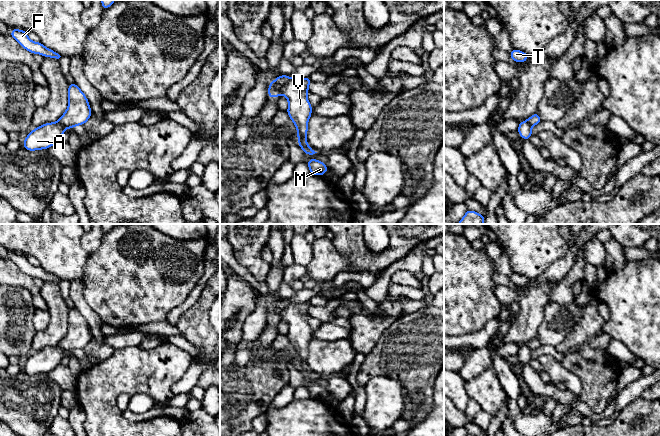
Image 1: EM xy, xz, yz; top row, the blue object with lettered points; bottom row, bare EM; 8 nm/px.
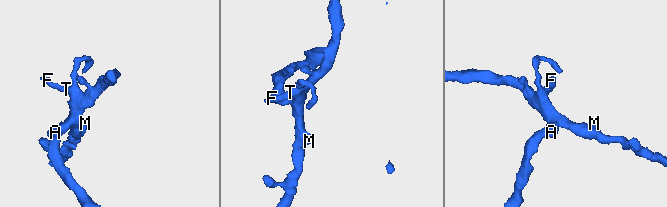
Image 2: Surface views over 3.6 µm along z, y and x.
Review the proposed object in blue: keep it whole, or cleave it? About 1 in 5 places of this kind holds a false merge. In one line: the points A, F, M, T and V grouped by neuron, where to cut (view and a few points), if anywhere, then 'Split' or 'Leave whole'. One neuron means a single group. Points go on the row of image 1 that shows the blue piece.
Groups: A / F M T V. Split along xz (289, 76), (289, 79), (280, 88), (280, 93). Split

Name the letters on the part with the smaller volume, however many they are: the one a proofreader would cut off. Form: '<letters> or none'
A

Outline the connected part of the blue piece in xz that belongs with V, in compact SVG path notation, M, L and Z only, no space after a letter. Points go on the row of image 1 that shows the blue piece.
M291 78L280 88L280 93L288 100L287 114L297 128L298 145L307 155L315 152L307 143L308 121L312 115L312 106L307 98L311 79Z

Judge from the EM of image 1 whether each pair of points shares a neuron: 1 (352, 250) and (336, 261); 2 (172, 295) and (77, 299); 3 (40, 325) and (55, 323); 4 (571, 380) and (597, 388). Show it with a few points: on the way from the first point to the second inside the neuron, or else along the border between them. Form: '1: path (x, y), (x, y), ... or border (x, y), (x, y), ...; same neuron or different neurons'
1: border (331, 240), (350, 260), (350, 271); different neurons
2: border (80, 279), (84, 285), (84, 300), (99, 317); different neurons
3: border (47, 310), (49, 324), (44, 329), (36, 331); different neurons
4: border (564, 368), (580, 380), (579, 396); different neurons

